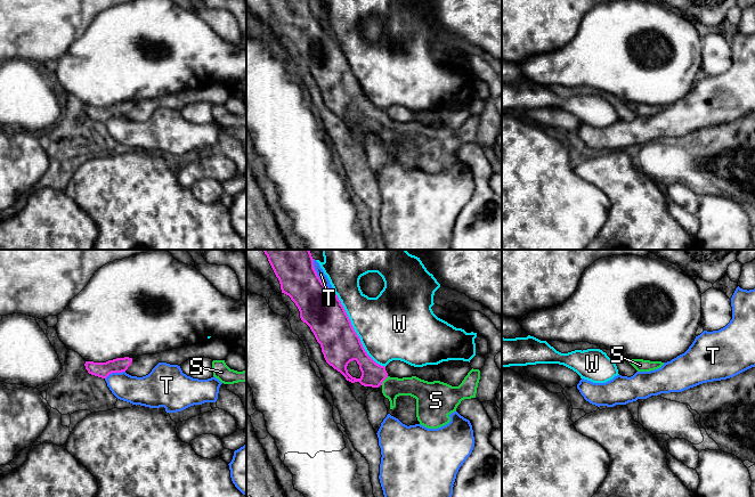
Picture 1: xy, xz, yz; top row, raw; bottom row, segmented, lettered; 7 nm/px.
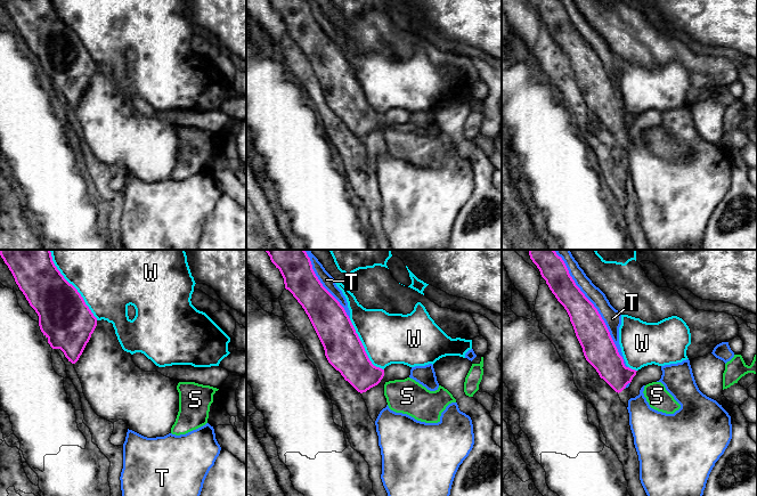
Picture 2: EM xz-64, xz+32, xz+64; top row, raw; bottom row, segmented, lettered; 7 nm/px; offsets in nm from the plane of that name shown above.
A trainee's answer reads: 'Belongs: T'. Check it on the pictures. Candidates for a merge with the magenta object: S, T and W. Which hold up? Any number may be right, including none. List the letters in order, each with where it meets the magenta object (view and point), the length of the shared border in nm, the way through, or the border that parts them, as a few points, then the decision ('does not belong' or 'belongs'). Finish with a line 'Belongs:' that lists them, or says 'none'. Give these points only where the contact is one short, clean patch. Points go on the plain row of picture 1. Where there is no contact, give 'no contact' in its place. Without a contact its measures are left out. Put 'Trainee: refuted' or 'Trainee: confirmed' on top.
Trainee: refuted
S: contact xz (383, 124); length 80 nm; way xz (373, 119), (383, 124), (391, 131); belongs
T: contact xz (317, 21); length 280 nm; does not belong
W: contact xz (355, 76); length 650 nm; does not belong
Belongs: S

